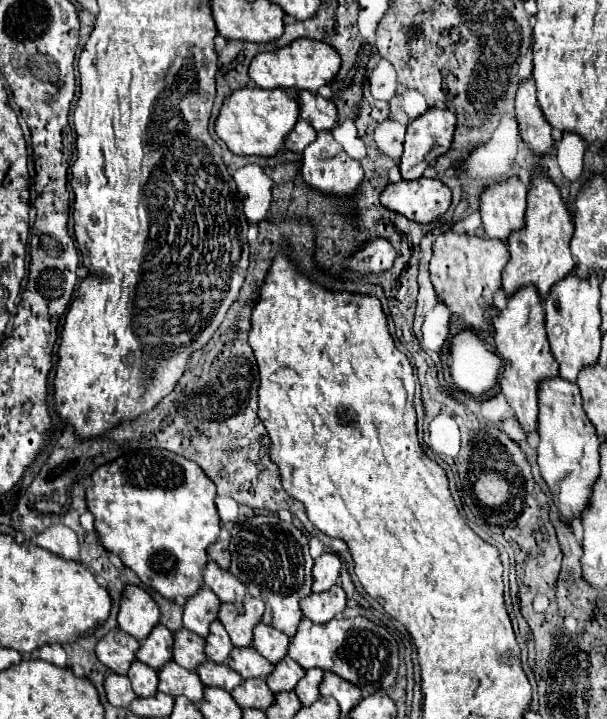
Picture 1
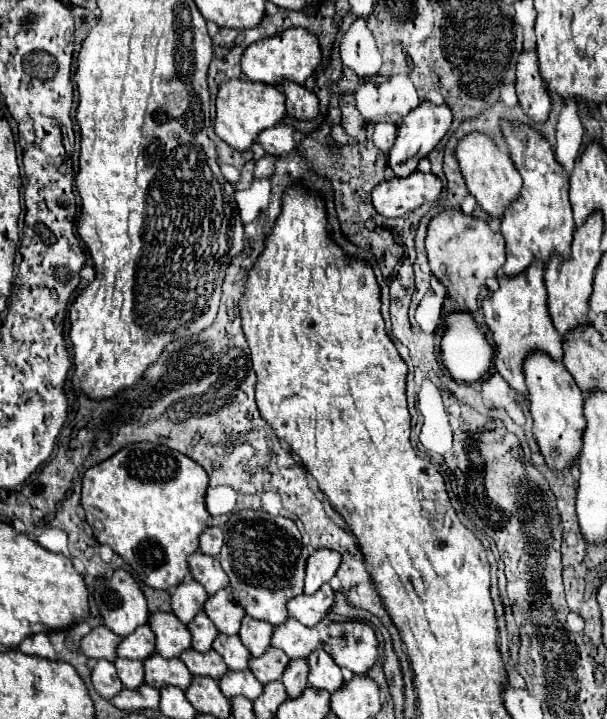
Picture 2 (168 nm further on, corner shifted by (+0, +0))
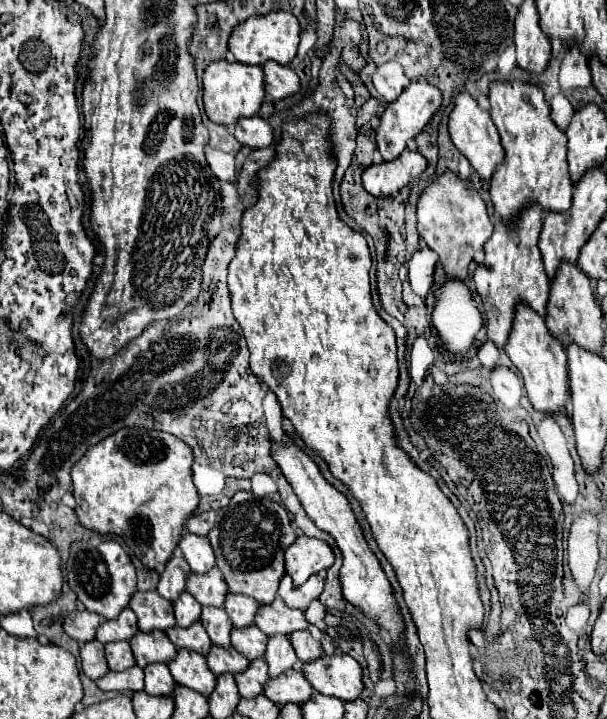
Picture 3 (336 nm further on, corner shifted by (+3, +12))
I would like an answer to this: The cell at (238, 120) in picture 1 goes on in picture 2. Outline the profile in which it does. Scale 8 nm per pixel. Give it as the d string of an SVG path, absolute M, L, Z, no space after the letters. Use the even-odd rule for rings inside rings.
M226 80L218 86L214 132L234 150L248 150L256 140L256 132L276 126L284 116L284 94L276 86L250 80Z

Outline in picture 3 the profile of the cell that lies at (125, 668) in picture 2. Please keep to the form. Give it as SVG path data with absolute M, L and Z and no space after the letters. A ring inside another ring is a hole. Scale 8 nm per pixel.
M113 642L113 644L105 644L105 656L107 656L107 664L109 670L115 672L123 672L131 666L135 666L135 656L131 652L131 646L127 642Z

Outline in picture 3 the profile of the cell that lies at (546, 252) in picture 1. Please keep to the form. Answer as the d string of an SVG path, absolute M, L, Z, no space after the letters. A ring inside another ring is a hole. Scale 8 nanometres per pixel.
M493 82L489 90L491 118L505 148L505 164L491 178L491 200L499 218L513 226L519 214L539 204L547 212L565 212L571 206L573 184L567 172L567 138L549 118L549 106L539 86L523 82Z

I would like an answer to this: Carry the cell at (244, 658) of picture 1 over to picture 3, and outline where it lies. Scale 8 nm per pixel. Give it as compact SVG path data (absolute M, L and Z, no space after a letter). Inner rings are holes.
M213 606L203 608L201 624L207 630L207 634L209 634L209 638L215 646L221 646L221 648L231 646L233 624L231 624L231 620L229 620L229 616L225 614L223 608L213 608Z

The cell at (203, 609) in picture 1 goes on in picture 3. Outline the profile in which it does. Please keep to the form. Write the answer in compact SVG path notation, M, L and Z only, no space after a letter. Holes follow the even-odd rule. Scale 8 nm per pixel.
M177 550L173 554L173 558L165 564L157 592L167 600L177 600L177 596L181 596L181 592L185 592L185 580L189 578L189 574L191 574L191 568L185 562L185 558L181 556L181 552Z

